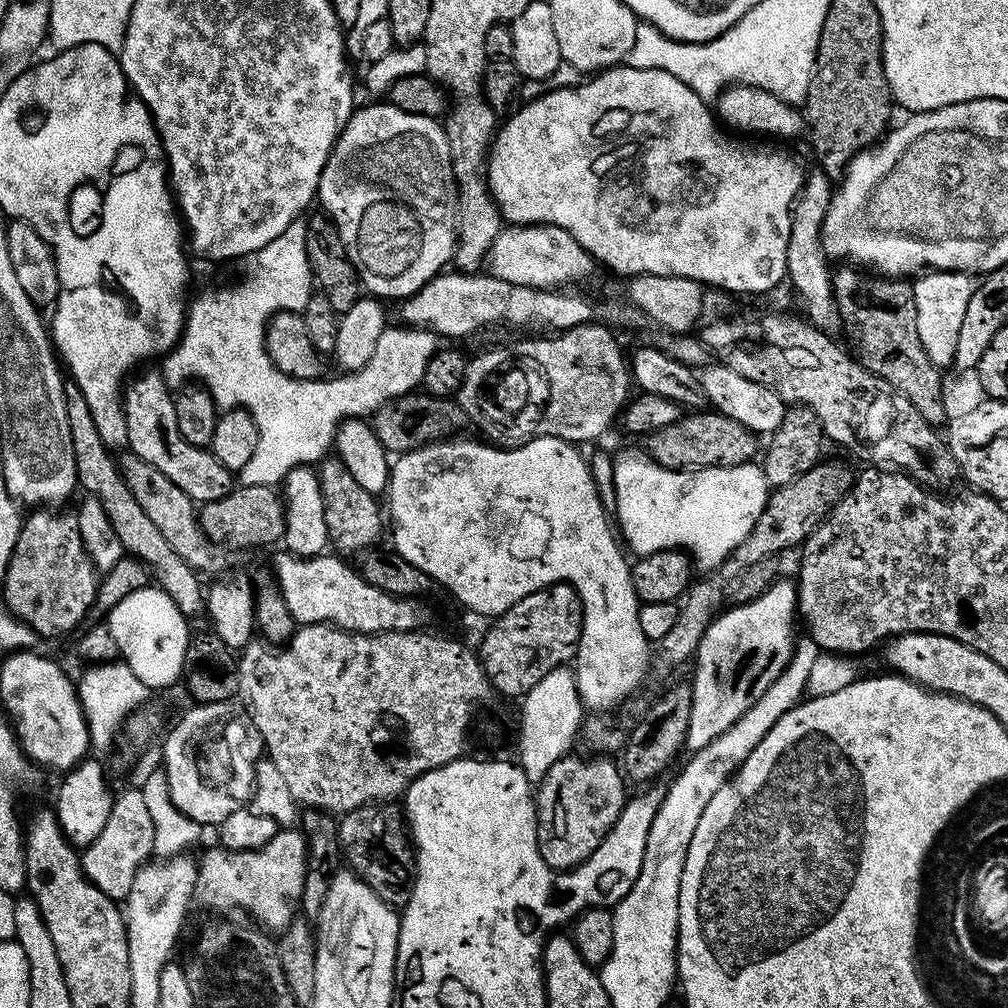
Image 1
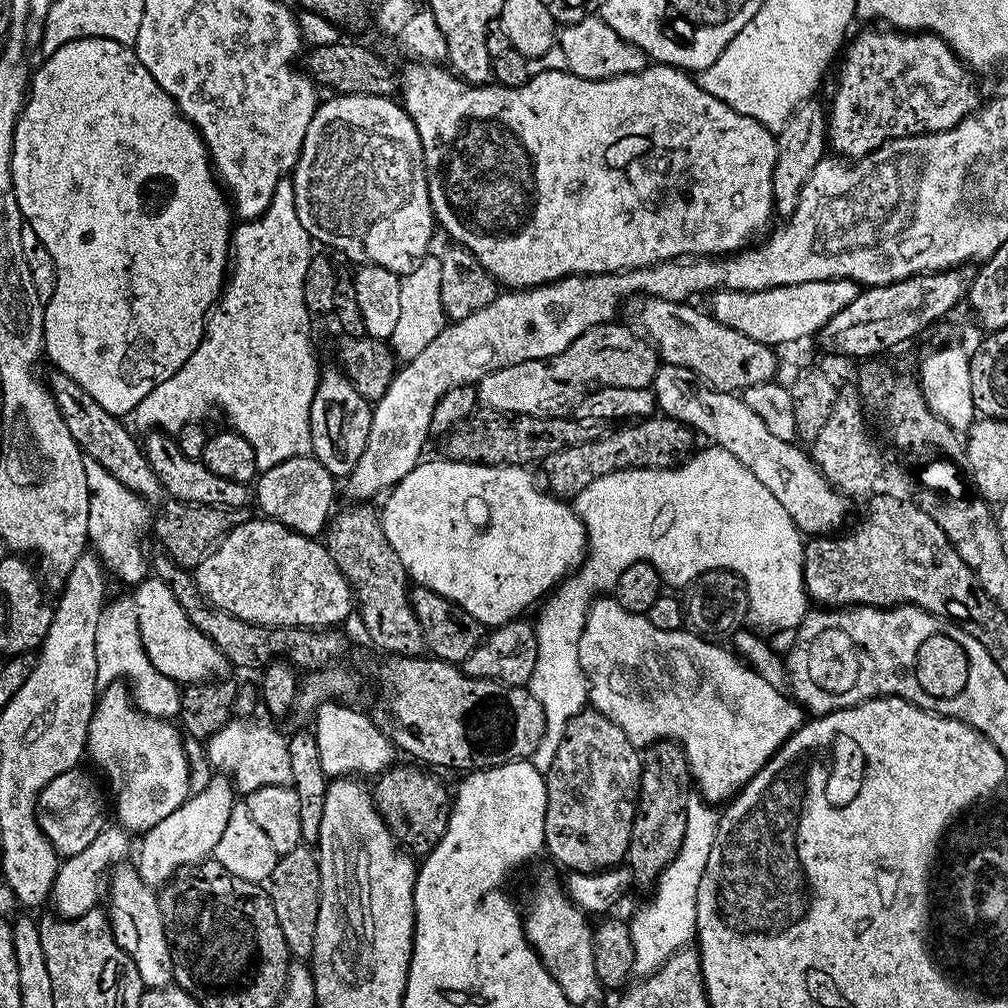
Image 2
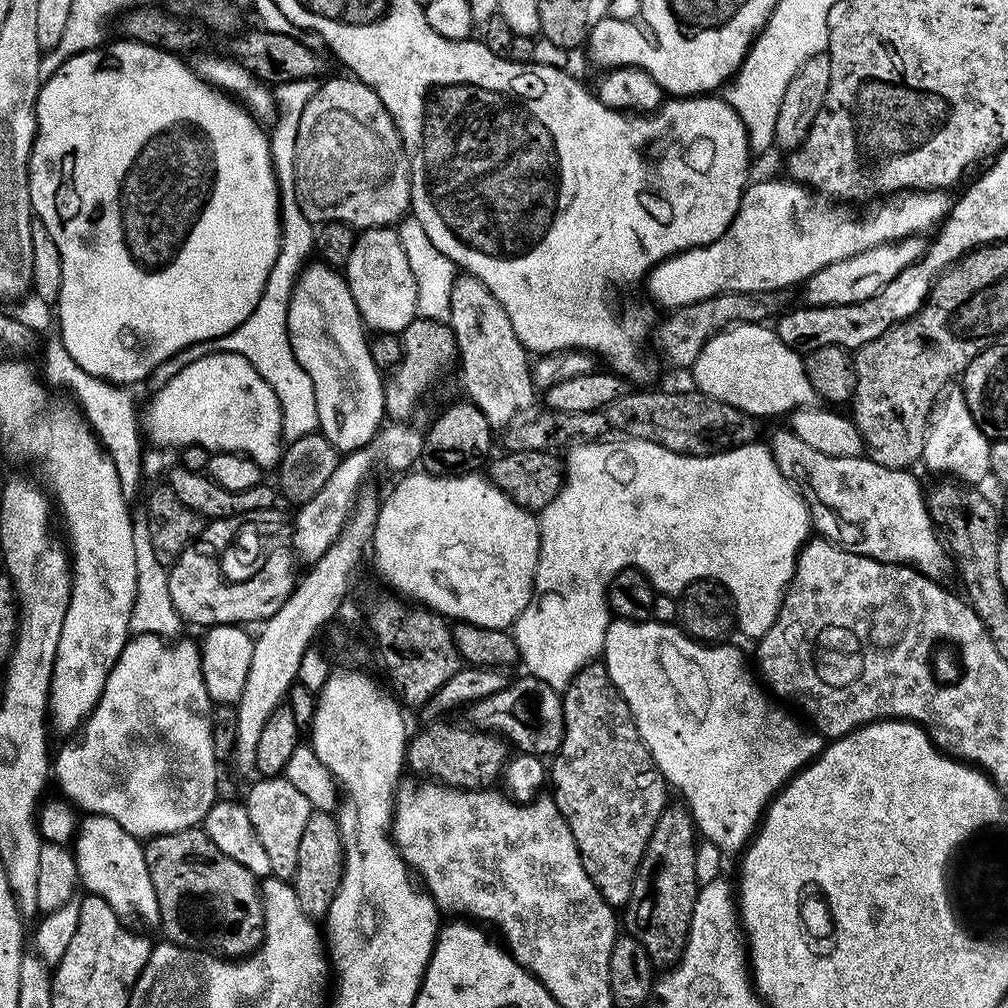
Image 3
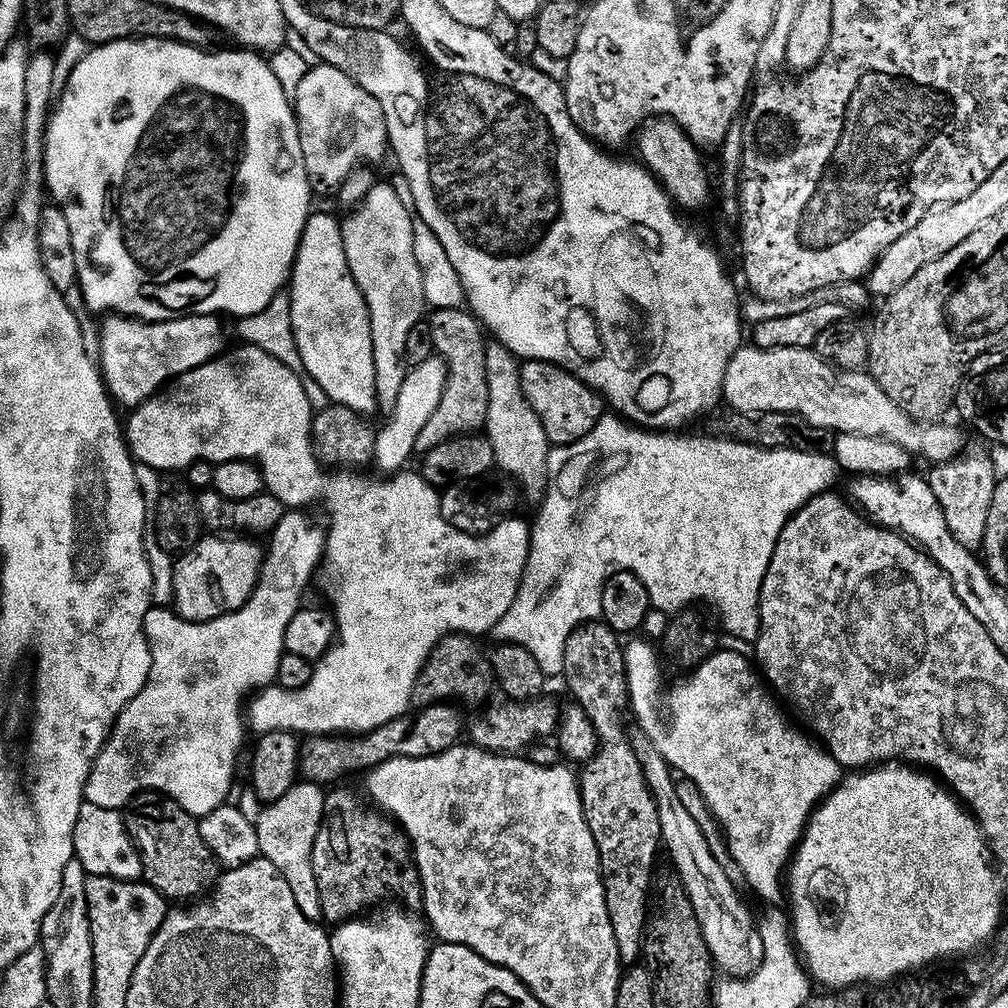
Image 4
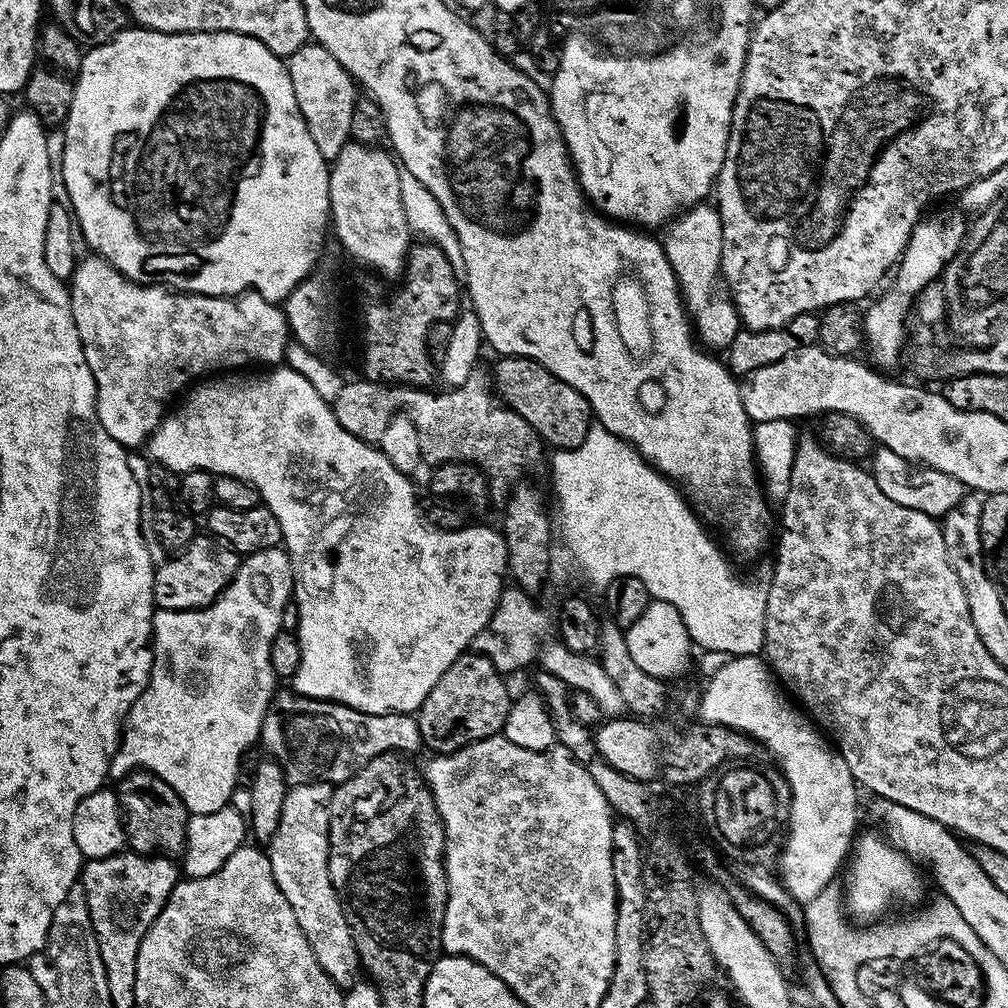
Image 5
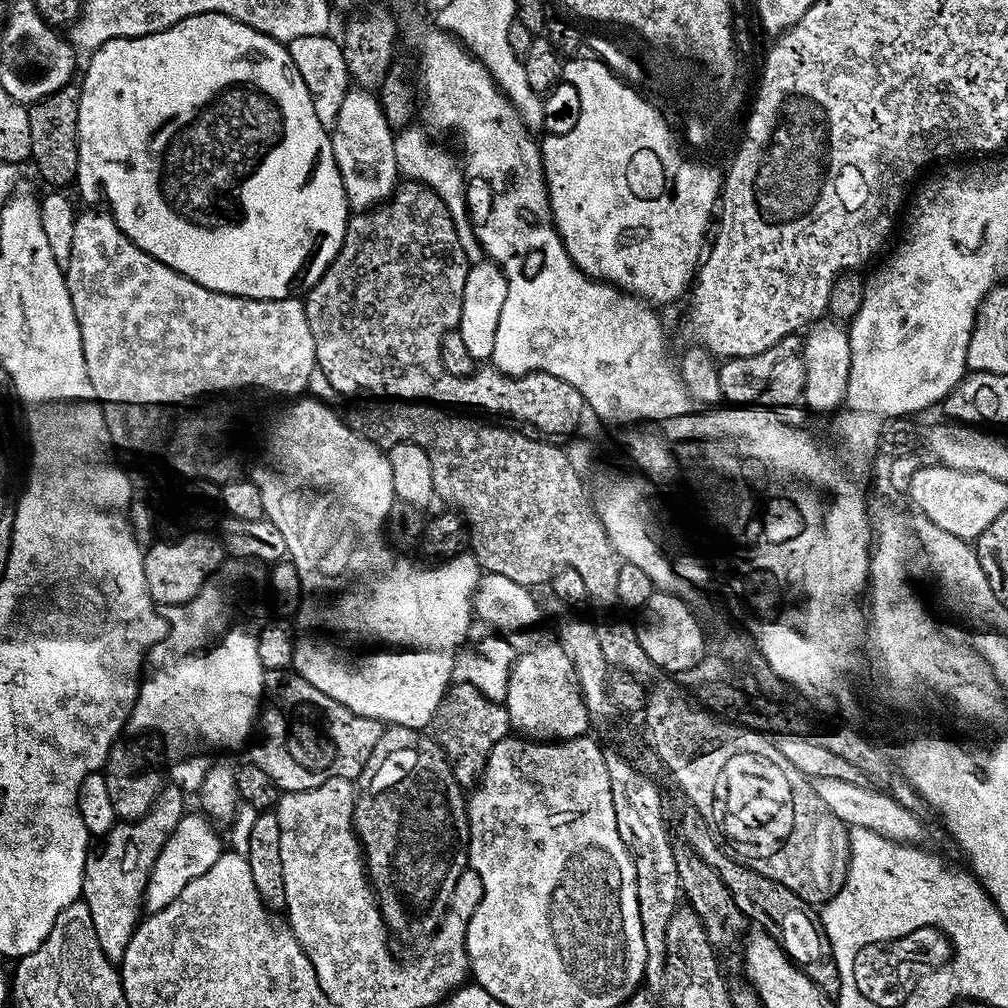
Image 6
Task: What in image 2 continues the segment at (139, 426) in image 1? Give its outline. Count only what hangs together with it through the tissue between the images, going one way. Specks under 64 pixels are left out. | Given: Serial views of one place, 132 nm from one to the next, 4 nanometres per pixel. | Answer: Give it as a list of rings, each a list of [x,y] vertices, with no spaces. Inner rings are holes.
[[[160,432],[147,433],[148,444],[146,440],[146,455],[148,461],[152,463],[153,470],[158,474],[158,478],[162,482],[165,493],[171,499],[181,500],[183,504],[214,504],[221,508],[231,508],[233,510],[247,509],[247,504],[250,505],[254,500],[254,488],[252,484],[243,484],[242,482],[230,482],[226,478],[218,478],[218,474],[213,474],[212,471],[206,470],[206,466],[201,460],[191,460],[186,458],[186,454],[182,454],[182,450],[178,450],[178,442],[171,435],[163,436]]]

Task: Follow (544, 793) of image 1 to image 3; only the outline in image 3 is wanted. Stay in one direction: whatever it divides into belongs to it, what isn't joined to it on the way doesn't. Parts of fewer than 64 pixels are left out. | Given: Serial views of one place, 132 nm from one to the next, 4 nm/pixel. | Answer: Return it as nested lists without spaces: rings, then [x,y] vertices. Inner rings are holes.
[[[603,663],[587,664],[570,681],[568,687],[563,689],[562,699],[564,737],[562,746],[550,760],[550,795],[556,801],[562,818],[566,818],[566,826],[570,826],[574,834],[574,842],[578,846],[582,866],[586,874],[590,874],[590,882],[594,882],[605,902],[612,905],[613,909],[620,910],[630,898],[630,890],[650,842],[650,834],[654,834],[654,826],[669,803],[670,788],[638,734],[638,726],[630,714],[630,706],[626,706],[626,702],[610,682]]]

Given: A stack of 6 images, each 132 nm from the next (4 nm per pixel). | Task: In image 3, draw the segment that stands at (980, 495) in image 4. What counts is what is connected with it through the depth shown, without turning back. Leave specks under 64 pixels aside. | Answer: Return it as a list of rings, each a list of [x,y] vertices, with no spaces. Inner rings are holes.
[[[949,389],[932,408],[932,419],[929,423],[926,442],[923,444],[921,461],[934,472],[950,474],[961,483],[976,486],[984,477],[991,475],[992,442],[982,434],[981,428],[966,406],[965,396],[961,389]]]

